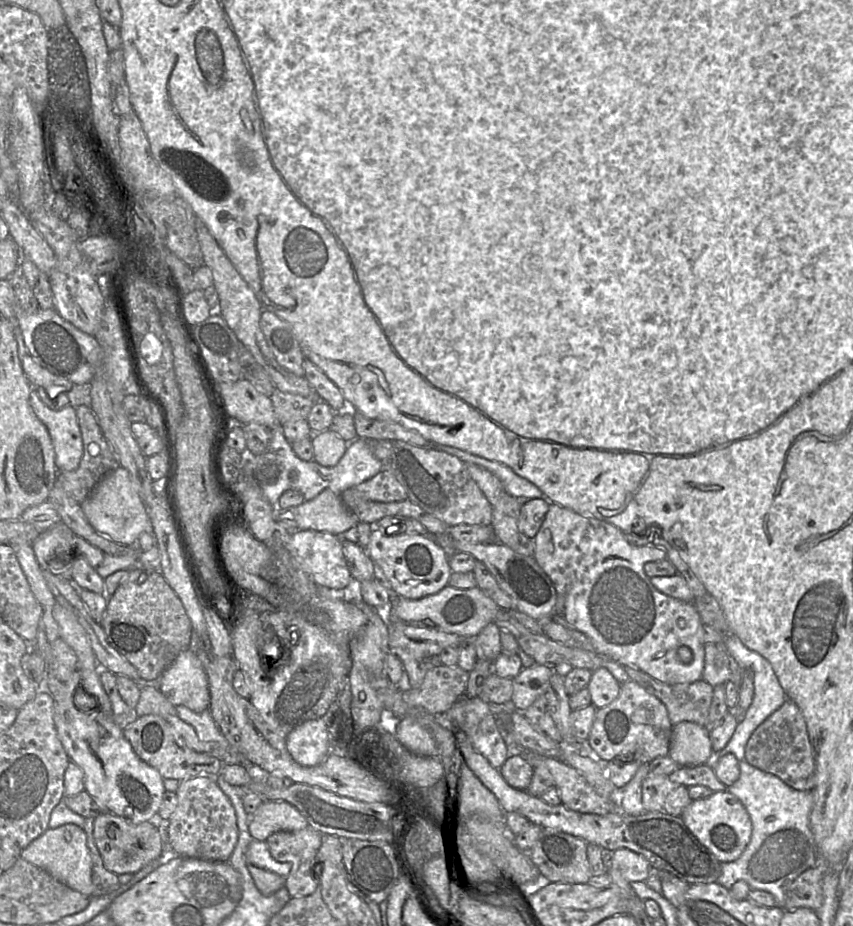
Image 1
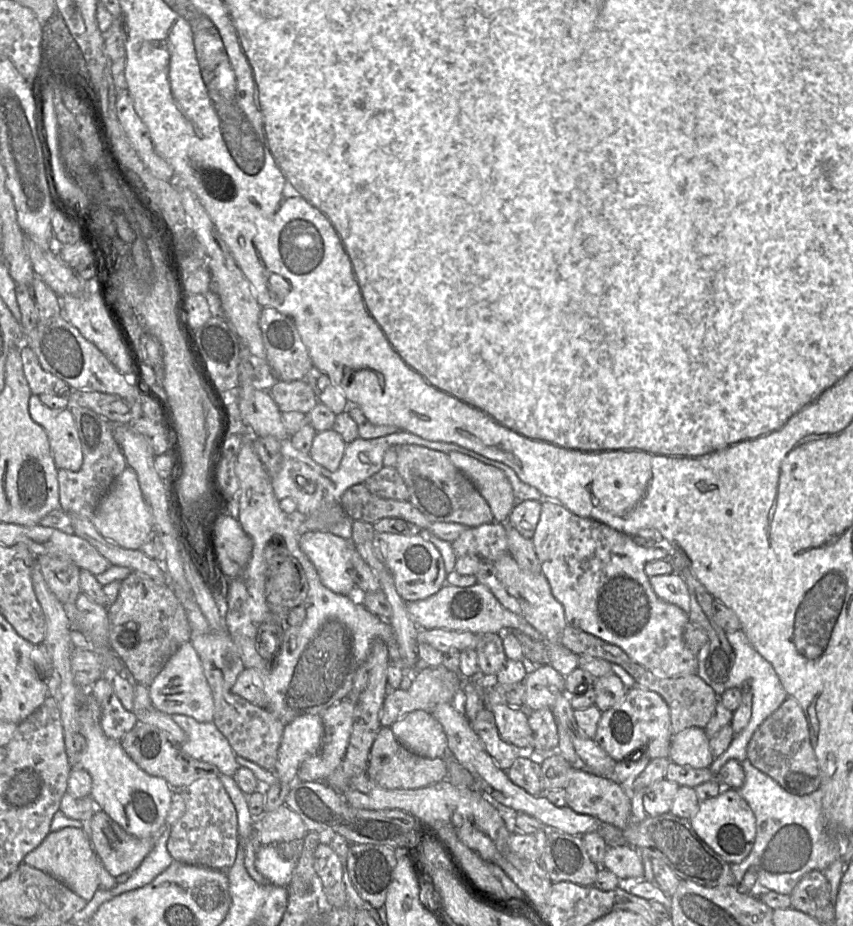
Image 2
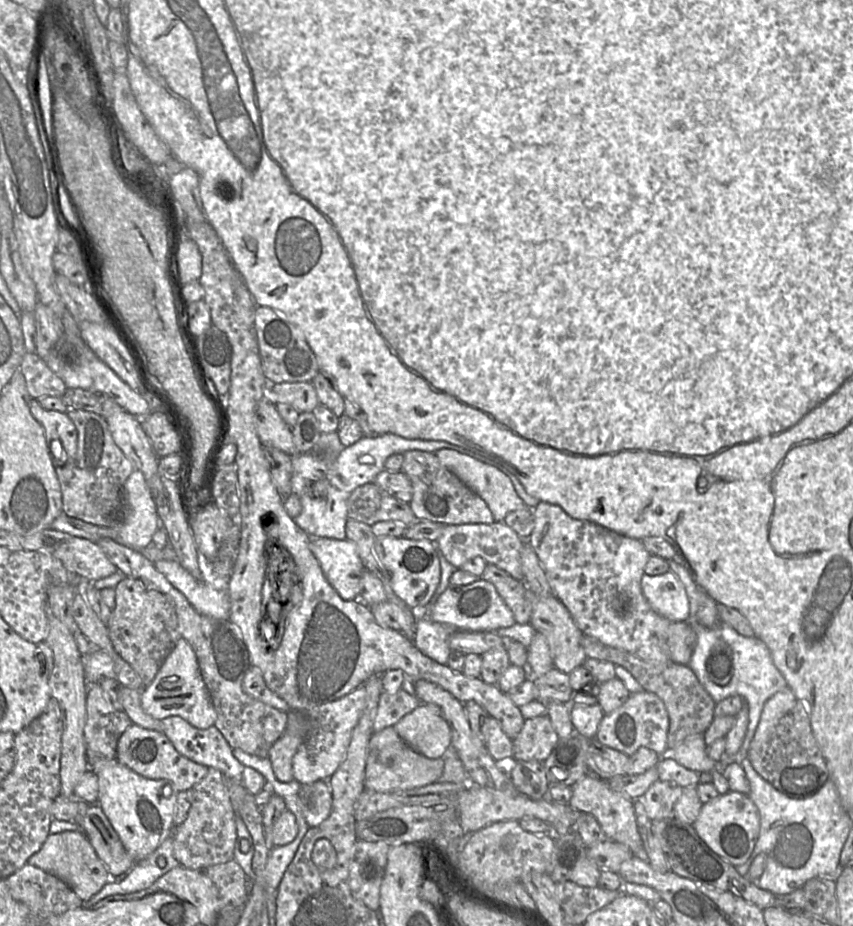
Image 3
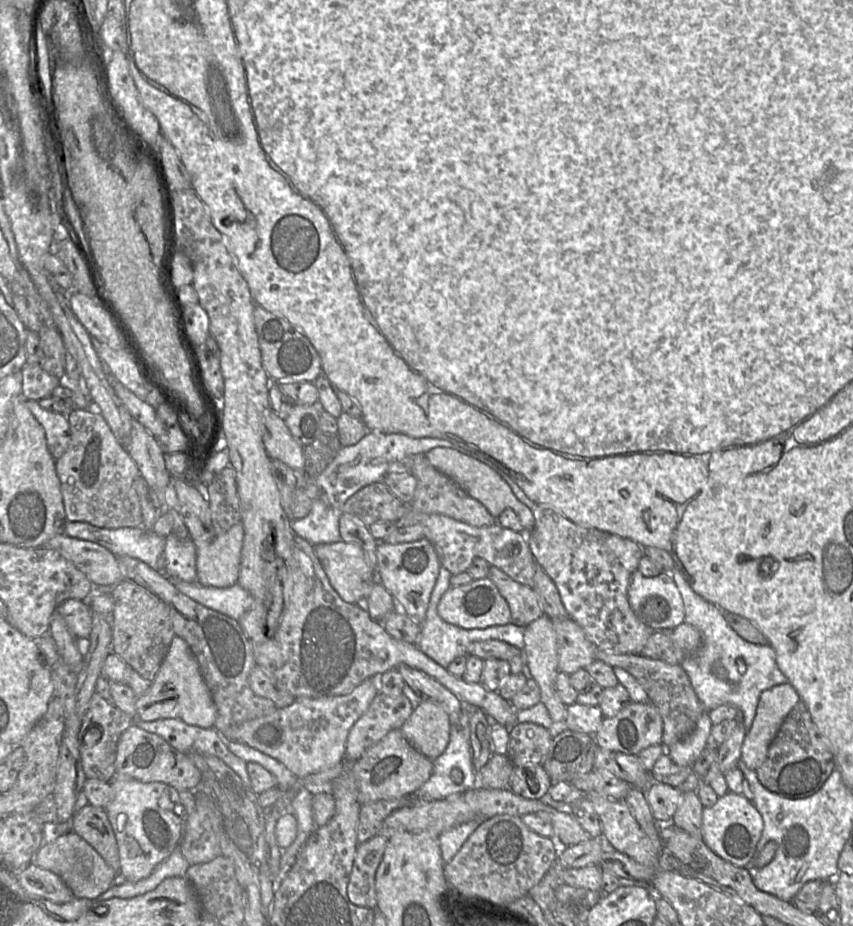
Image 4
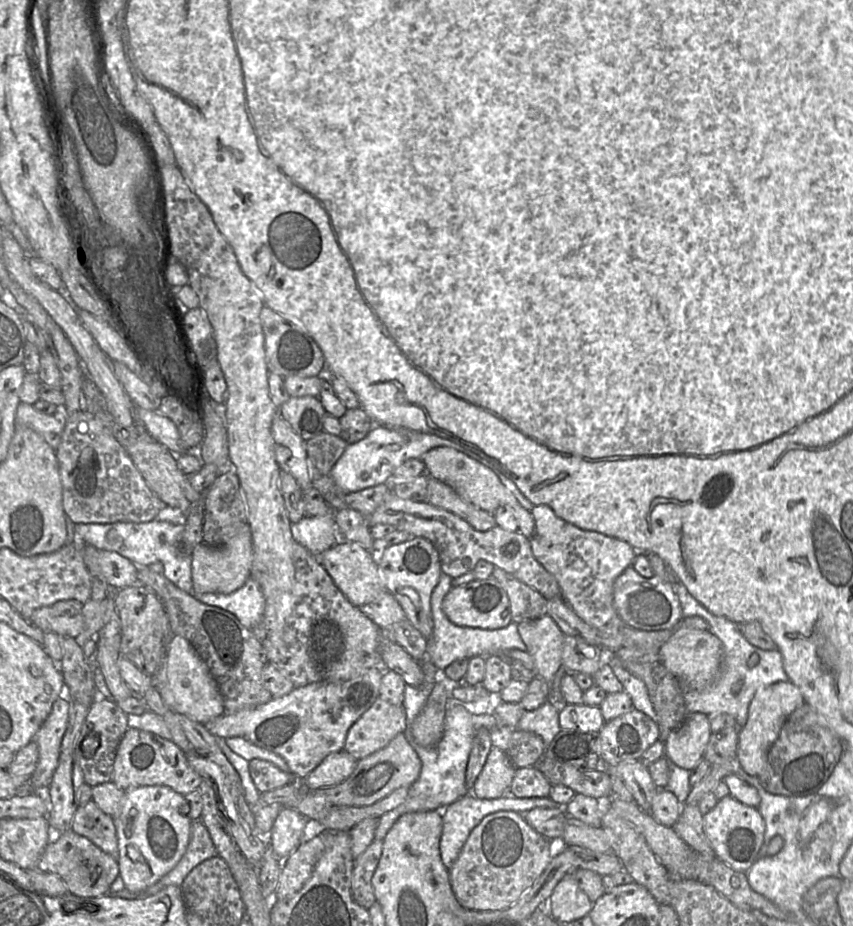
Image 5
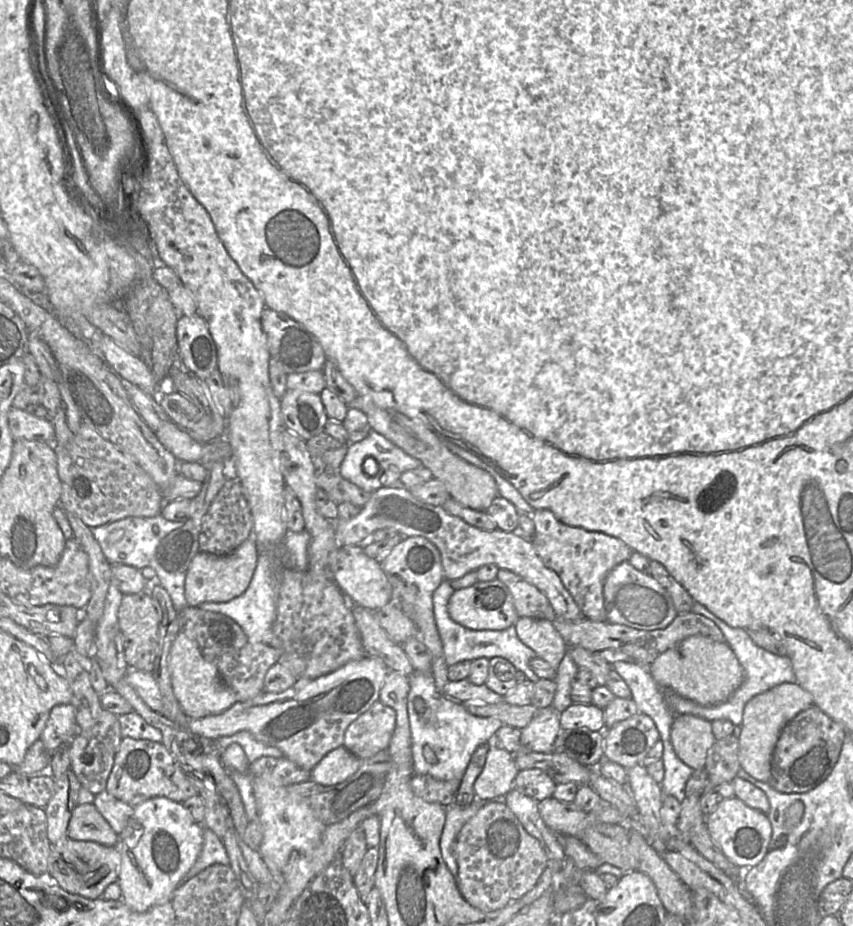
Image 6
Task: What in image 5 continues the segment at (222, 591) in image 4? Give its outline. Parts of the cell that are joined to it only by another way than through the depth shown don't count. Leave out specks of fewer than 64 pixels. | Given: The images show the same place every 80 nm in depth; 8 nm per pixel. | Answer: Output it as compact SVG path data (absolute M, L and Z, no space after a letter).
M253 578L231 594L194 594L200 602L232 613L239 622L253 630L262 621L265 611L265 597L260 585Z

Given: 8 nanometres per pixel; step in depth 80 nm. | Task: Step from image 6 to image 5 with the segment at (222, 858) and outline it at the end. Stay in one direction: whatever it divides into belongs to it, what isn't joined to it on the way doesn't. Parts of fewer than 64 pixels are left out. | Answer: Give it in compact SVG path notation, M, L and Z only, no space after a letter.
M201 821L192 822L191 837L185 854L177 865L144 893L132 893L126 888L113 894L124 899L153 895L169 885L181 886L186 876L200 863L217 856L209 831Z

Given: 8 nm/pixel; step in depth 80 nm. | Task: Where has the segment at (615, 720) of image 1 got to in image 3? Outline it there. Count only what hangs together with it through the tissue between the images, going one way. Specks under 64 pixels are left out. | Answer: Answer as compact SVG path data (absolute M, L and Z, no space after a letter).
M641 691L629 695L626 702L611 713L605 714L600 722L596 739L603 745L633 755L641 747L649 748L660 756L668 754L667 736L669 716L663 701L654 693Z

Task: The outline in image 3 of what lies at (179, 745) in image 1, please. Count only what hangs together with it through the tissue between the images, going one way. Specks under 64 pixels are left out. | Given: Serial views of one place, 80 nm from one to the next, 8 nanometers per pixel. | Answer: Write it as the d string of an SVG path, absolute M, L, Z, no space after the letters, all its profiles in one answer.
M134 723L120 736L116 759L144 778L169 780L179 792L187 791L199 783L209 769L180 754L163 732L146 729Z

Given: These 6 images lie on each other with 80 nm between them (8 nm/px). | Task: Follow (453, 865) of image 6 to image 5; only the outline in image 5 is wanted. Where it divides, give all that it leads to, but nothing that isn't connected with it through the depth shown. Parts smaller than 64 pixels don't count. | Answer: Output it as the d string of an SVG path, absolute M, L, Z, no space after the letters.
M468 794L452 804L446 806L442 811L442 834L439 842L439 850L444 866L449 869L457 859L461 848L467 840L470 832L481 820L489 814L498 811L514 811L521 814L526 813L533 808L556 808L560 806L553 801L550 796L542 798L516 798L514 795L505 794L496 799L479 799L473 794Z

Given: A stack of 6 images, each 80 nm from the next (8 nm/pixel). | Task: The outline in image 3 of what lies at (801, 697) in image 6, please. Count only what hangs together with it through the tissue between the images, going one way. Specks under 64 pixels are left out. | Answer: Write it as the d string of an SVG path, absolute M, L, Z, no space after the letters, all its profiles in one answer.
M788 686L771 696L763 706L749 748L760 751L761 747L769 740L780 718L794 707L796 701L797 698Z

